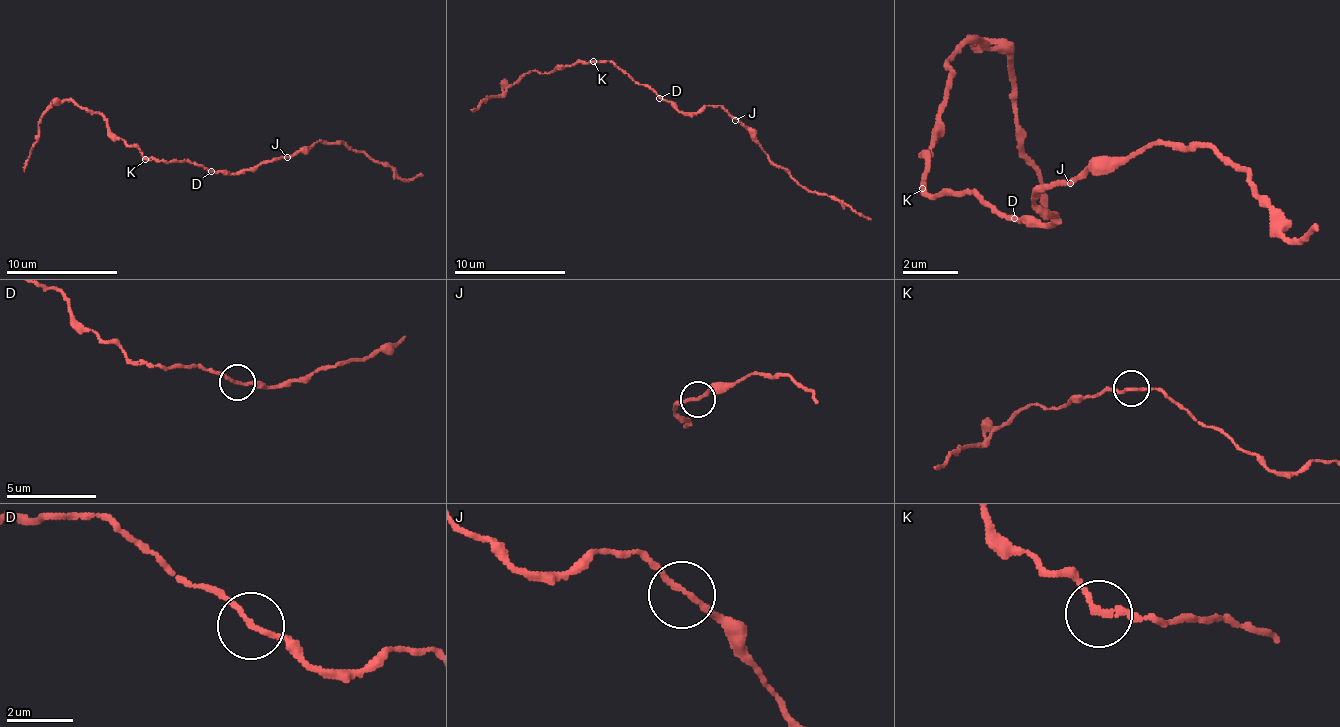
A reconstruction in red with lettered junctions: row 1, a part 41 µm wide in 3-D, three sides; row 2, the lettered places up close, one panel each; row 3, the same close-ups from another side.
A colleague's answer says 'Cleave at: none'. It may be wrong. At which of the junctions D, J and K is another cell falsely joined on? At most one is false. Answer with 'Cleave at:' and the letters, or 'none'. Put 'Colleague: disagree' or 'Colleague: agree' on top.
Colleague: agree
Cleave at: none

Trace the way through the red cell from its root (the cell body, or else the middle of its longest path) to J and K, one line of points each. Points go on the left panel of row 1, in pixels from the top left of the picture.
J: (211, 171), (242, 174), (264, 162), (287, 157)
K: (211, 171), (195, 162), (144, 160)

